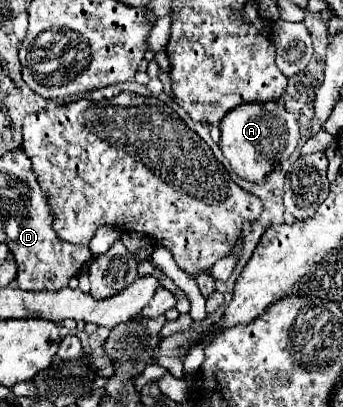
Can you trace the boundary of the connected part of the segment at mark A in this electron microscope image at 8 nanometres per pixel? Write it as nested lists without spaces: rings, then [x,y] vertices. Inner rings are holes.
[[[277,102],[237,106],[237,110],[231,110],[221,122],[221,150],[233,172],[249,182],[263,182],[281,160],[287,160],[295,152],[299,138],[295,116]]]

